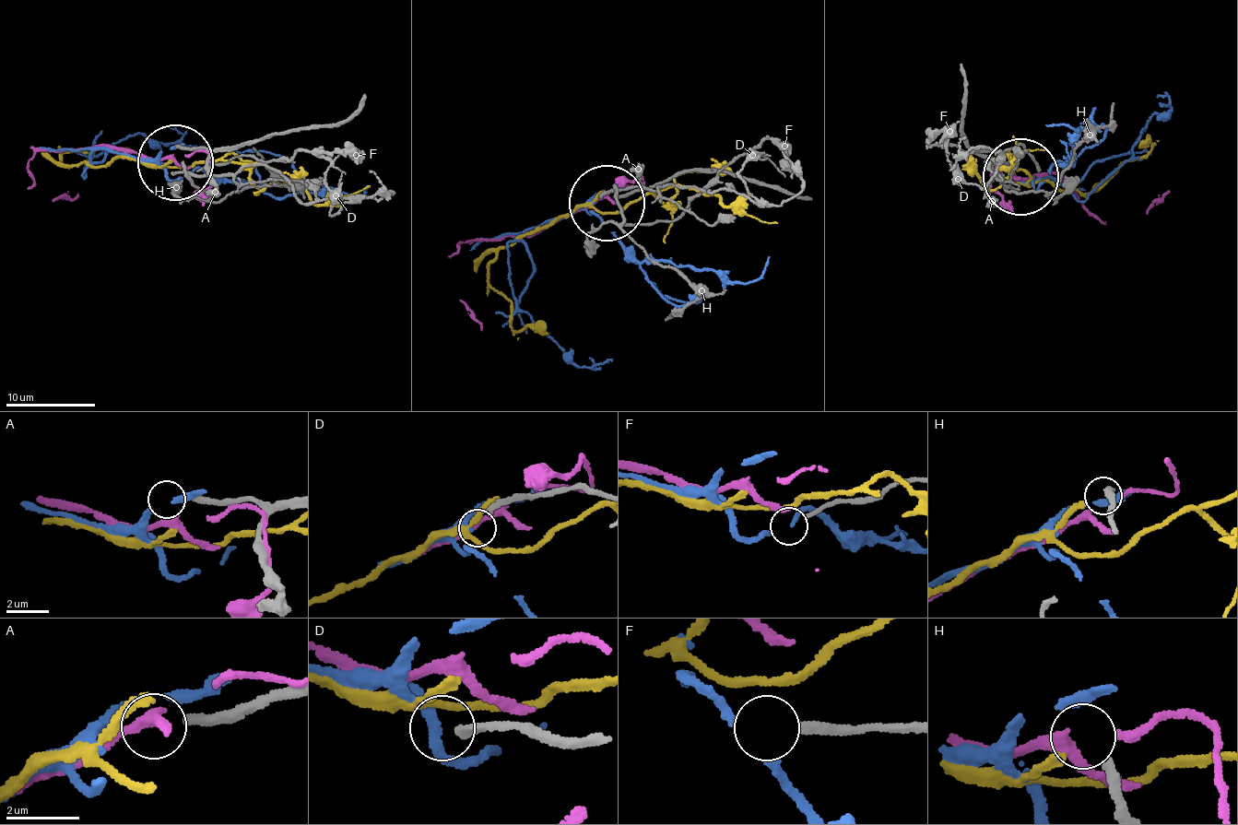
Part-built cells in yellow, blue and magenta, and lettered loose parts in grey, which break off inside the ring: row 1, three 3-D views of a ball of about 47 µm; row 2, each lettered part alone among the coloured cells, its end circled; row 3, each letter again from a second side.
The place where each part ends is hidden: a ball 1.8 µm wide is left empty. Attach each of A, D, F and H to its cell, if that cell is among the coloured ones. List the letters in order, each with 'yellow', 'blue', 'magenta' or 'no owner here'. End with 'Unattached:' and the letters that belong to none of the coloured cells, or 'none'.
A: no owner here
D: blue
F: no owner here
H: yellow
Unattached: A, F

